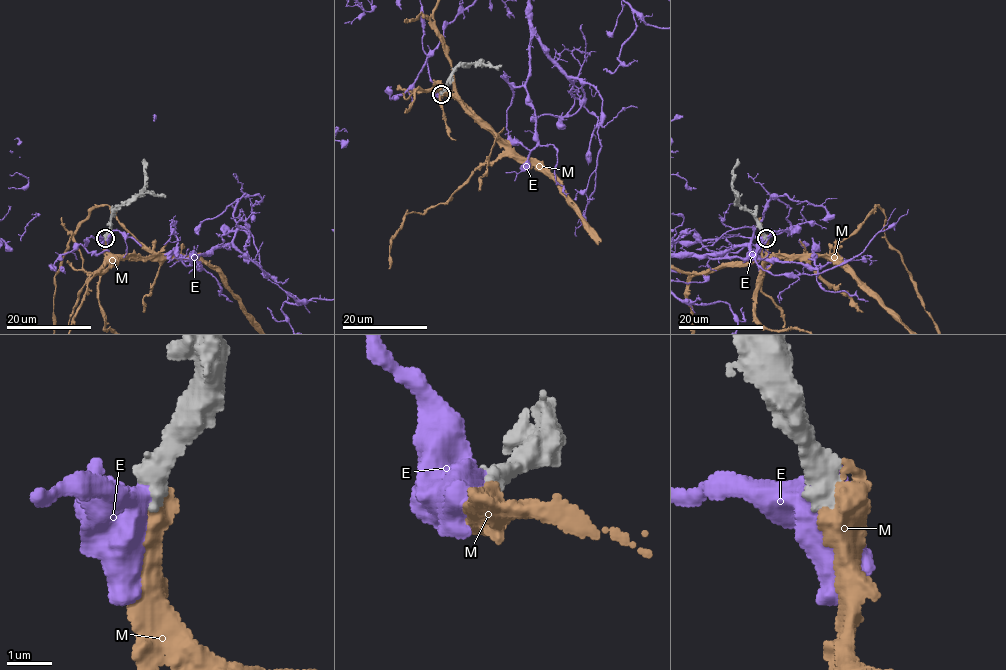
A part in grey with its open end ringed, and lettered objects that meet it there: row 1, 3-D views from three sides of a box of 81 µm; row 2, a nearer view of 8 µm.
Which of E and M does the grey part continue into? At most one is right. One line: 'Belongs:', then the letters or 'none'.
Belongs: M

